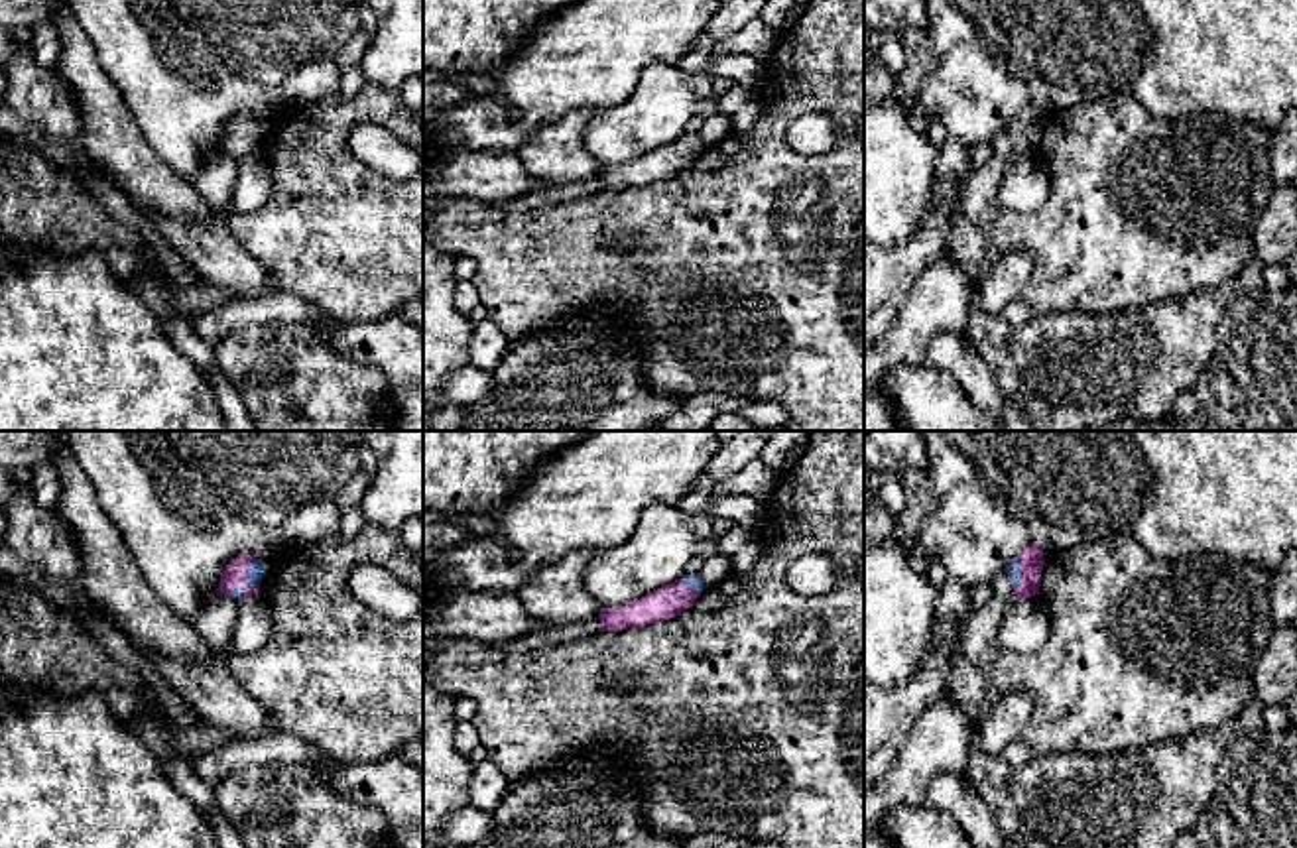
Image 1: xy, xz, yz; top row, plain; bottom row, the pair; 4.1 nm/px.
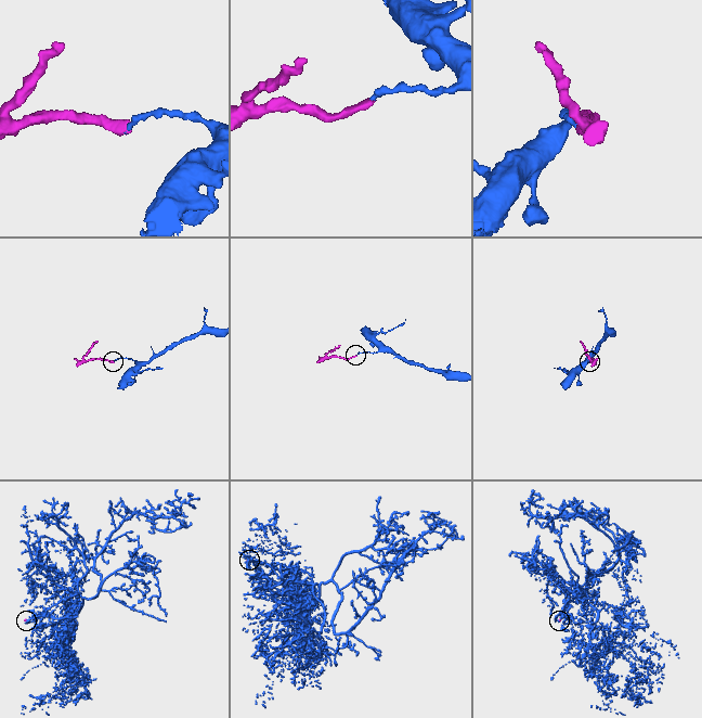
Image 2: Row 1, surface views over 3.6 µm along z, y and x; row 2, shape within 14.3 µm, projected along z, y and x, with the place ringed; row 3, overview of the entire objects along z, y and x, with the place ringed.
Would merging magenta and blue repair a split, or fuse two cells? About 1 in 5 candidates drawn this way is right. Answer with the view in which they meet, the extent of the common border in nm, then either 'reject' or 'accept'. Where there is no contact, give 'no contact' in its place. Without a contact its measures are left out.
xy | 130 nm | accept

